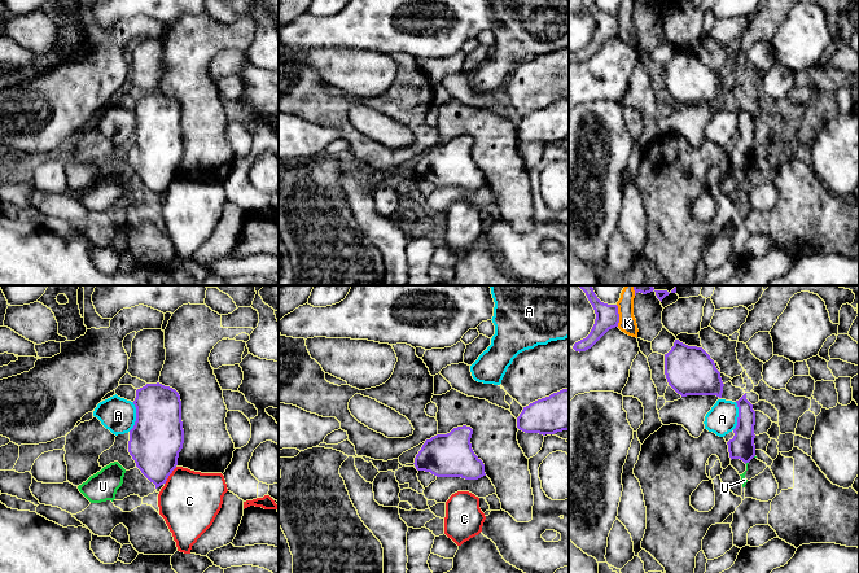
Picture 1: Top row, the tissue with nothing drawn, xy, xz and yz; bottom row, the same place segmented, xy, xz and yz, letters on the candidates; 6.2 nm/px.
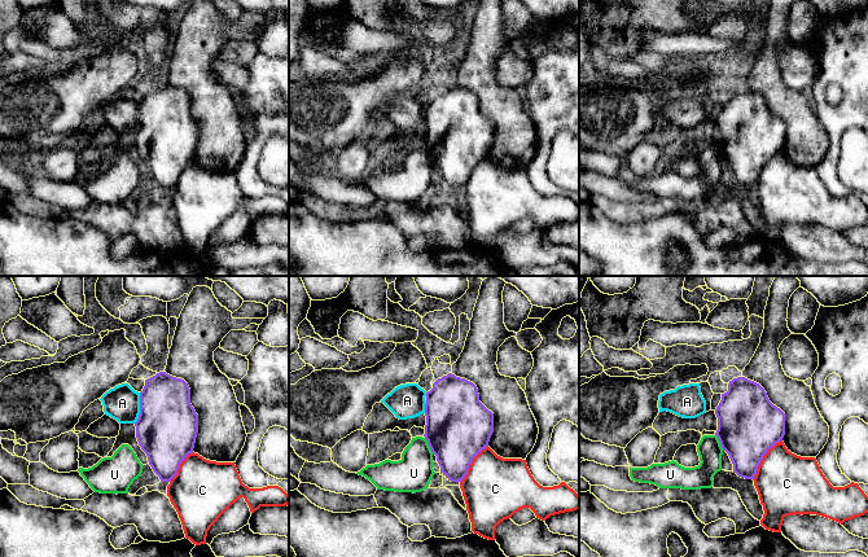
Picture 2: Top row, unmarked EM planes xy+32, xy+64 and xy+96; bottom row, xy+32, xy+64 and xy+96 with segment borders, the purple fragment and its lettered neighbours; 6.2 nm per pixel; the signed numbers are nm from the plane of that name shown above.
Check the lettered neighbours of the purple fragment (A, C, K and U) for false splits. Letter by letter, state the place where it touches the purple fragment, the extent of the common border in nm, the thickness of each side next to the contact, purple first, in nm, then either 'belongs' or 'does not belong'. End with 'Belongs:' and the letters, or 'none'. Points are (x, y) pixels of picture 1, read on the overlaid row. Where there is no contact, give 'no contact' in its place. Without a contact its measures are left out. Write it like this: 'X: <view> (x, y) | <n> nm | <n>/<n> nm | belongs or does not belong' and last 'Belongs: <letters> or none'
A: xy (136, 416) | 190 nm | 320/220 nm | does not belong
C: xy (169, 475) | 130 nm | 320/380 nm | does not belong
K: yz (618, 315) | 140 nm | 140/110 nm | does not belong
U: yz (746, 462) | 30 nm | 160/40 nm | does not belong
Belongs: none

